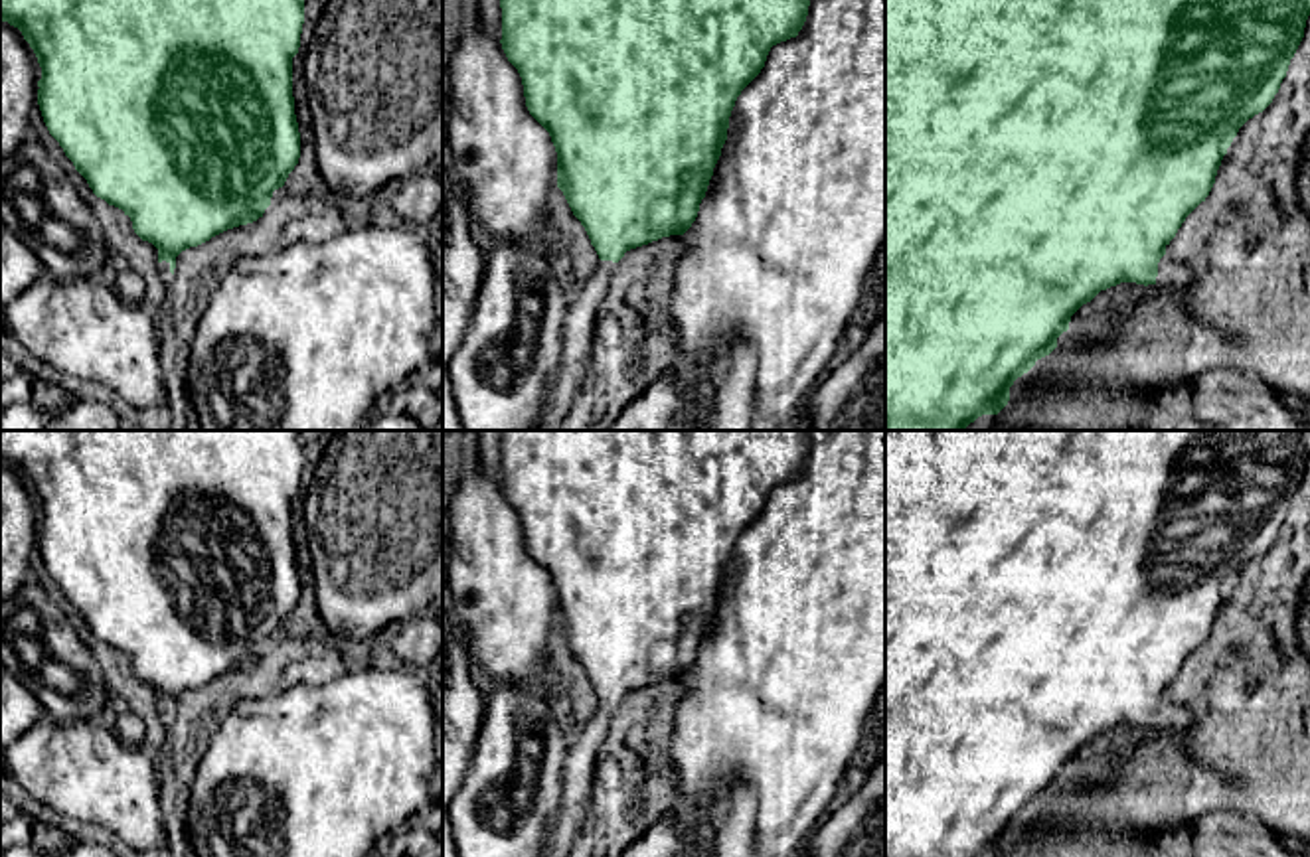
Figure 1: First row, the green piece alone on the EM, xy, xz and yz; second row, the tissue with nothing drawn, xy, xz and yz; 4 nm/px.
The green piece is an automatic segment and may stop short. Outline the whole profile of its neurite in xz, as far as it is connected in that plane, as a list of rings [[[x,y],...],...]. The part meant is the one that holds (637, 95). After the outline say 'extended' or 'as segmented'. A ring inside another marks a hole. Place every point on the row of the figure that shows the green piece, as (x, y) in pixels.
[[[500,0],[502,49],[522,77],[530,115],[549,132],[555,146],[557,188],[563,192],[573,215],[585,227],[591,245],[601,259],[601,265],[591,280],[581,290],[571,292],[561,363],[551,381],[545,385],[543,413],[532,430],[557,430],[579,397],[591,361],[591,338],[597,322],[597,310],[609,292],[616,263],[630,249],[648,245],[662,237],[684,235],[696,221],[699,203],[705,197],[713,176],[713,168],[727,140],[729,117],[737,97],[761,73],[771,47],[798,36],[806,22],[808,6],[810,0]]]; extended

